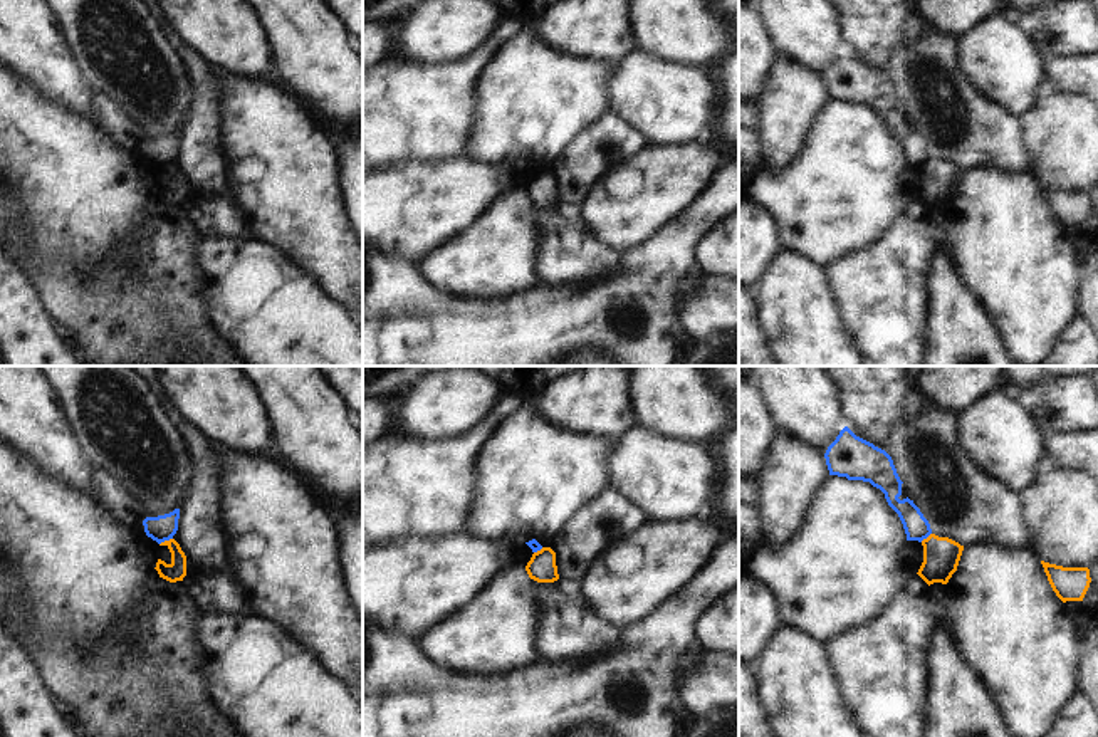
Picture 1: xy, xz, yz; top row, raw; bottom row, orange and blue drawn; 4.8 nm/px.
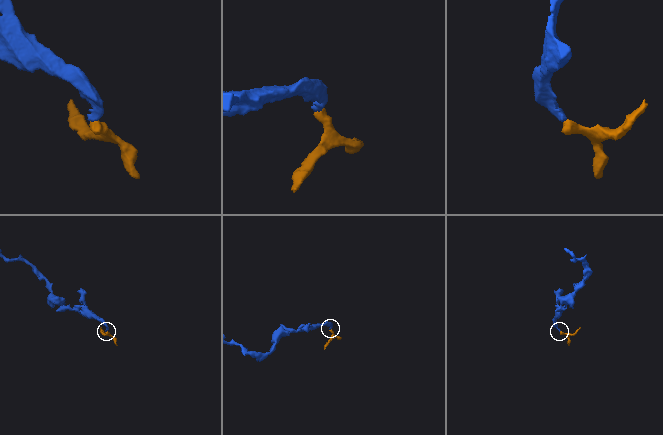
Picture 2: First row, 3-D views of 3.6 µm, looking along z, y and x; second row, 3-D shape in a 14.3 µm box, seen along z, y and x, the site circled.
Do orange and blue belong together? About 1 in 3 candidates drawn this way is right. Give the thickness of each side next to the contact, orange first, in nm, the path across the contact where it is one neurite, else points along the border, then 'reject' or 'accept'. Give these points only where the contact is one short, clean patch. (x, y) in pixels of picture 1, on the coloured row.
90 nm thick on the orange side, 120 nm on the other; border along xy (172, 538), (160, 544); reject

